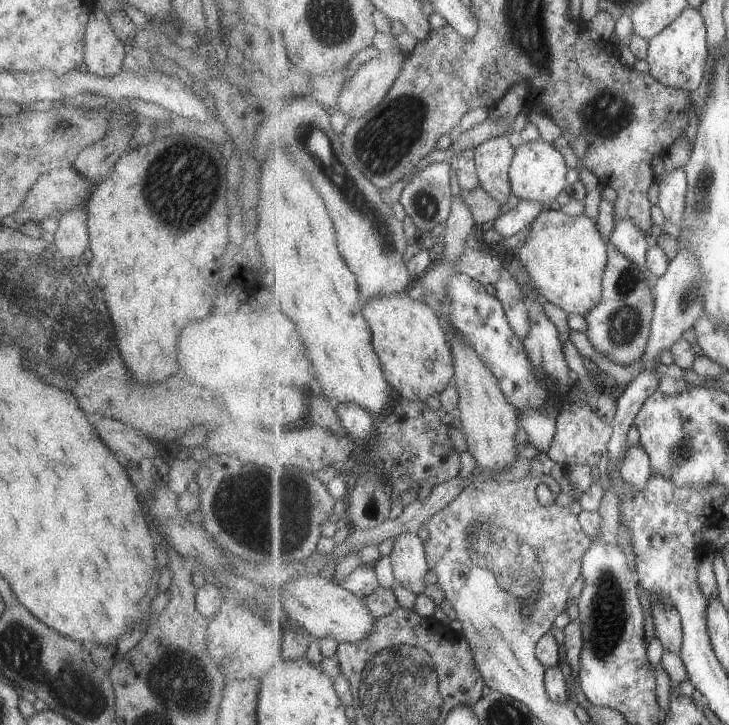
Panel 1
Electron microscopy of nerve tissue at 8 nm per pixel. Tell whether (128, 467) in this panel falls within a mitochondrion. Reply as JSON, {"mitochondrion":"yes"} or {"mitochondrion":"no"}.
{"mitochondrion":"no"}

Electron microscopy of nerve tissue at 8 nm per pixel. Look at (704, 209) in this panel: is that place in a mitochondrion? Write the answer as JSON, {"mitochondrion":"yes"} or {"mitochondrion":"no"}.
{"mitochondrion":"yes"}

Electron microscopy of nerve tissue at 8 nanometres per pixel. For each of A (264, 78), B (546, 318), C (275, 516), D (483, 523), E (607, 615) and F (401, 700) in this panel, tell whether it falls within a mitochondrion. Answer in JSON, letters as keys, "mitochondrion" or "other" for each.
{"A":"other","B":"other","C":"mitochondrion","D":"mitochondrion","E":"mitochondrion","F":"mitochondrion"}

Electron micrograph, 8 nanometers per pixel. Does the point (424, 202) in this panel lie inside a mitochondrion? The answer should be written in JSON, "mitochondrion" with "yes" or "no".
{"mitochondrion":"yes"}

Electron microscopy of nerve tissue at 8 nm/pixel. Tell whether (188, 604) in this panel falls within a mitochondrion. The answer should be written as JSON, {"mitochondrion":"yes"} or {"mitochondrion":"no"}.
{"mitochondrion":"no"}

